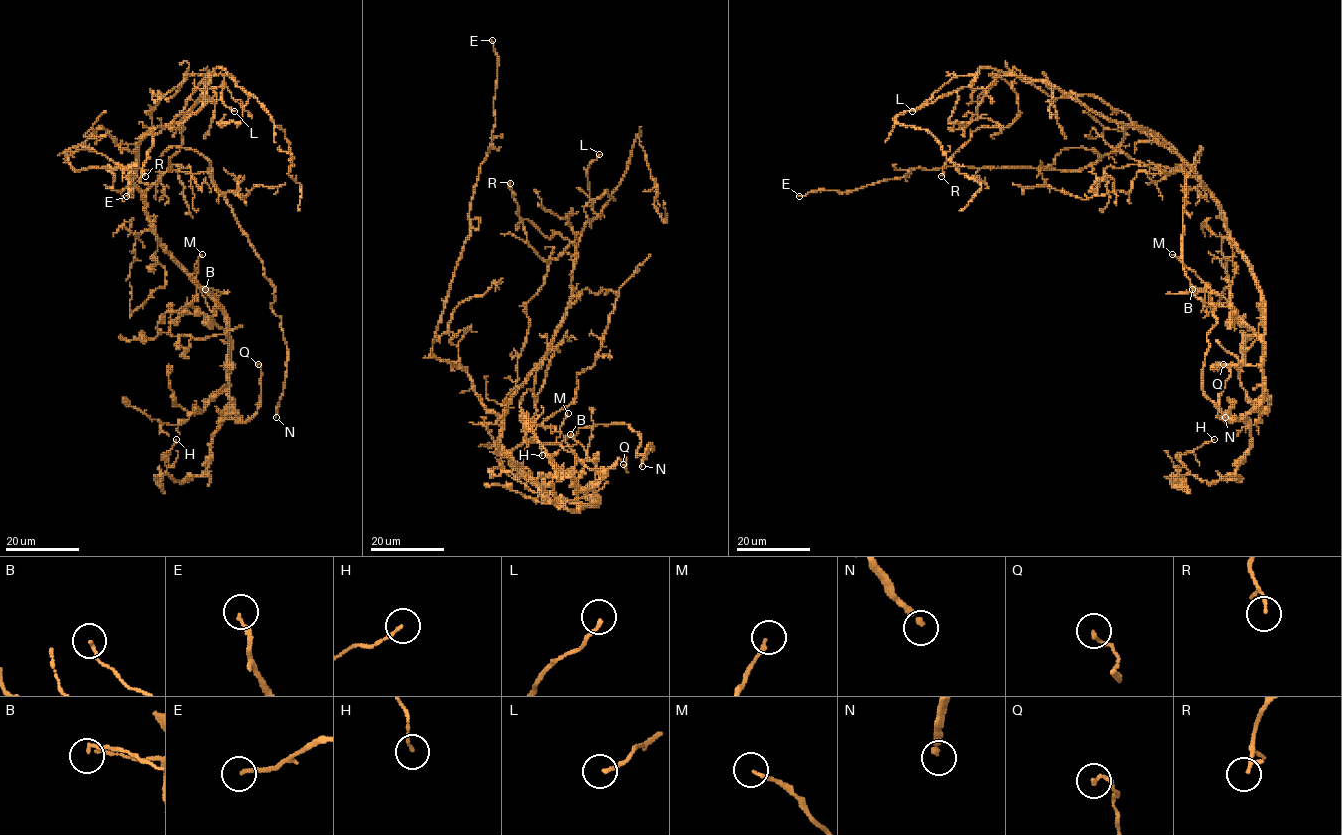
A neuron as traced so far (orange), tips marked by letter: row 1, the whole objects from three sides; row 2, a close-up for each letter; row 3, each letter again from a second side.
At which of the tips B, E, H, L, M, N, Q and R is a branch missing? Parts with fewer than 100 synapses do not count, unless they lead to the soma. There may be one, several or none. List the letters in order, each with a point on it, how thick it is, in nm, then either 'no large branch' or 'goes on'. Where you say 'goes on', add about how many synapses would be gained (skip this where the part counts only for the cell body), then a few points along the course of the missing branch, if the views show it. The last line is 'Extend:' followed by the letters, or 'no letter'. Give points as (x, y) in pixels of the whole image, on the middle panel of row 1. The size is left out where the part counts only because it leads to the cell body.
B: (570, 434) | 120 nm | no large branch
E: (492, 40) | 160 nm | no large branch
H: (542, 455) | 110 nm | no large branch
L: (599, 154) | 150 nm | no large branch
M: (568, 413) | 150 nm | no large branch
N: (642, 466) | 220 nm | goes on | (642, 466), (635, 473), (622, 470)
Q: (623, 464) | 170 nm | no large branch
R: (510, 183) | 150 nm | no large branch
Extend: N

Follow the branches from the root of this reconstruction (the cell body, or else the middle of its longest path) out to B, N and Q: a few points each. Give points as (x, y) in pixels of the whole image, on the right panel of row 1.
B: (1178, 154), (1219, 205), (1226, 232), (1250, 268), (1262, 302), (1263, 333), (1257, 336), (1221, 295), (1192, 289)
N: (1178, 154), (1209, 191), (1195, 169), (1202, 147), (1181, 256), (1192, 292), (1214, 306), (1202, 392), (1225, 417)
Q: (1178, 154), (1219, 205), (1262, 302), (1262, 402), (1228, 422), (1217, 415), (1219, 394), (1230, 374), (1223, 364)

